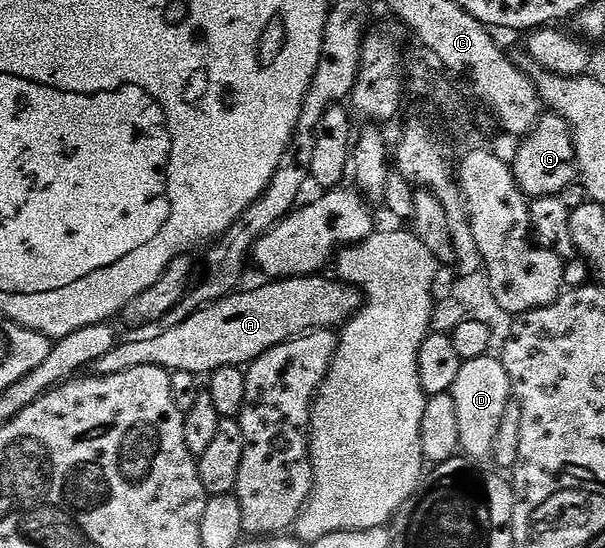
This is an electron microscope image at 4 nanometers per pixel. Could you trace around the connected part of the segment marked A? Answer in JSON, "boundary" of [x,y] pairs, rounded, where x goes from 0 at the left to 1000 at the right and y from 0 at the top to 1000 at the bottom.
{"boundary":[[[539,502],[474,505],[440,518],[446,520],[382,535],[367,549],[327,566],[304,582],[304,589],[261,604],[256,615],[190,628],[179,648],[165,648],[165,655],[145,668],[147,679],[159,688],[183,688],[250,666],[283,682],[345,684],[364,670],[407,670],[471,622],[522,608],[527,600],[550,602],[552,593],[564,595],[602,557],[597,529],[557,509],[544,513]]]}

